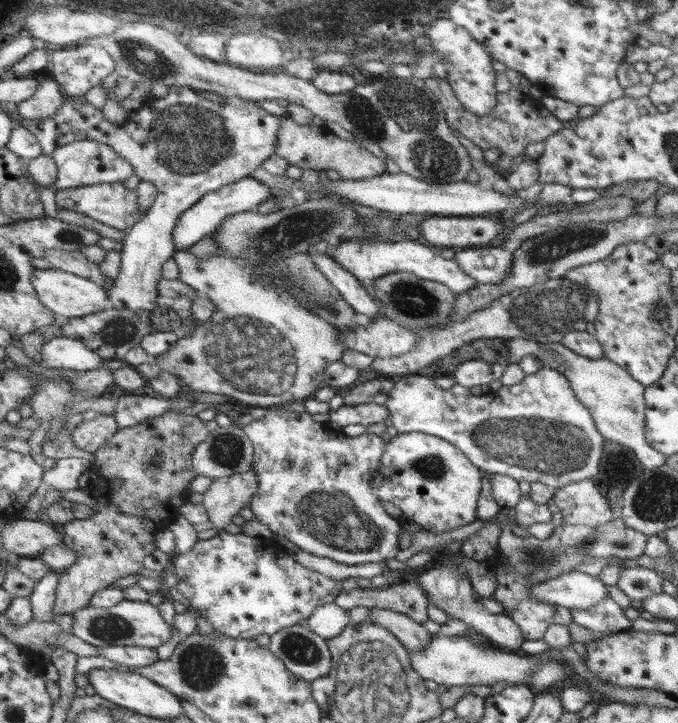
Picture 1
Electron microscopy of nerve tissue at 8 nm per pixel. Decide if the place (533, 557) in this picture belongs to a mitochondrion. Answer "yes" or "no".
yes

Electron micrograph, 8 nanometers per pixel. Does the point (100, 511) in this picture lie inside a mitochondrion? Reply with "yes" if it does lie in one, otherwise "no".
no

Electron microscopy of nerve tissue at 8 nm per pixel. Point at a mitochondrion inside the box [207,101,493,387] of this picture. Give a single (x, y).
(292, 230)

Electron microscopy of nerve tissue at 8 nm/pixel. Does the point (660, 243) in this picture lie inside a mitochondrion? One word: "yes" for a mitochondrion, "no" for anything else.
no

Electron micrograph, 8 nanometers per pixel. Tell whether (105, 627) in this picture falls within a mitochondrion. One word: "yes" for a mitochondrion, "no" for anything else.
yes

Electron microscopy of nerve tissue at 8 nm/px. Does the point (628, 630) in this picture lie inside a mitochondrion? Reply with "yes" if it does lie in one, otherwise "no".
no

